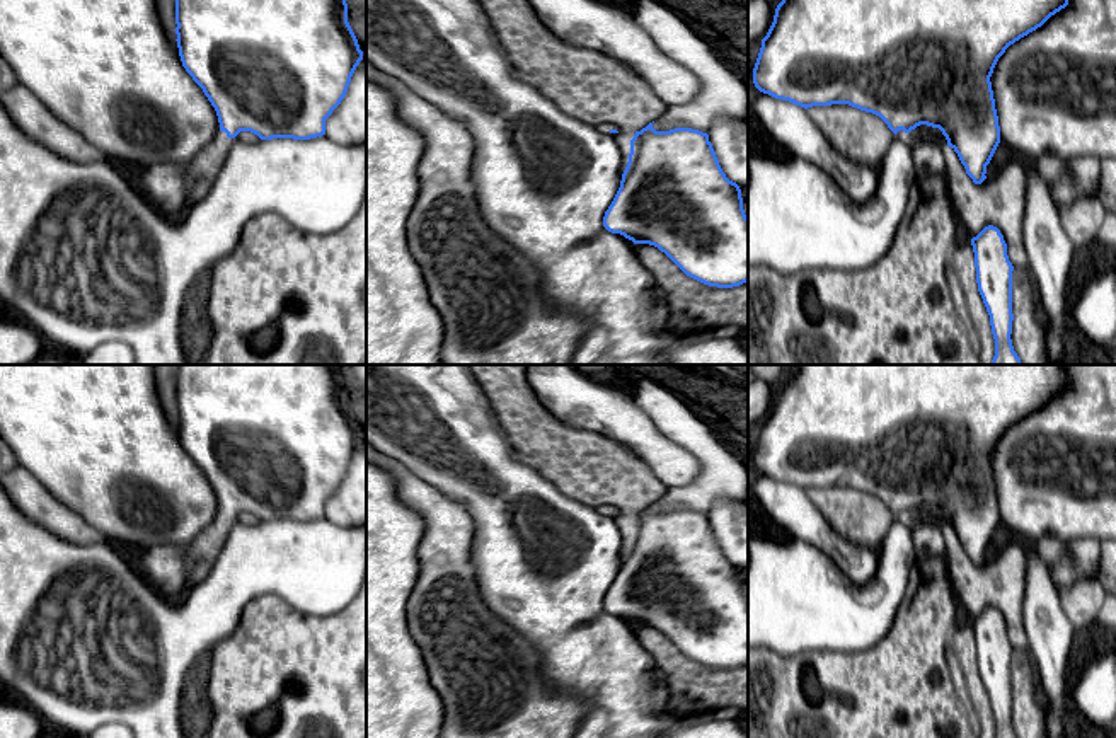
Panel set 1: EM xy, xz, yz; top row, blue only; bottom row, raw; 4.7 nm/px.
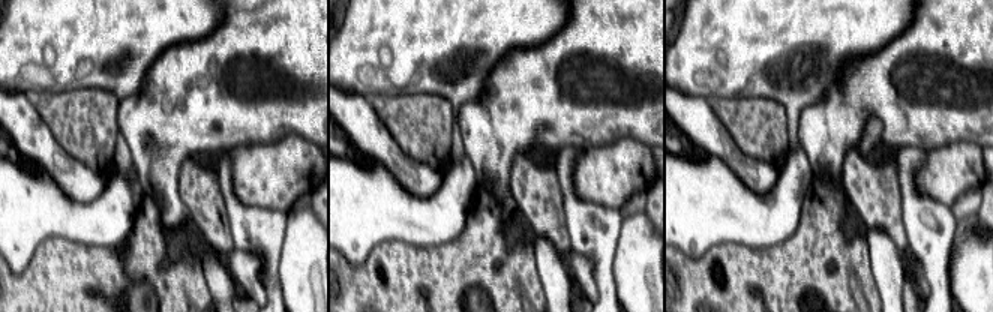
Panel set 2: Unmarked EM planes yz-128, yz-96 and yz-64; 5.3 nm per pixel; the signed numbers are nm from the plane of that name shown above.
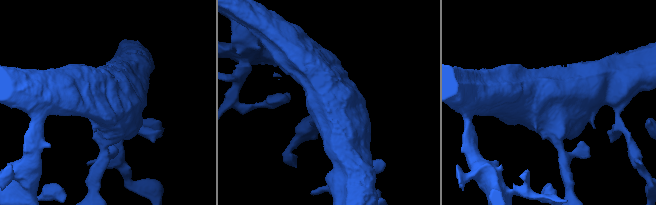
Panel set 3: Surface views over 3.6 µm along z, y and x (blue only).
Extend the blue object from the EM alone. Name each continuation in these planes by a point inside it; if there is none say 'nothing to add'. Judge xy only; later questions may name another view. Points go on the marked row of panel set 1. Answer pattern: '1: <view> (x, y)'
1: xy (203, 169)

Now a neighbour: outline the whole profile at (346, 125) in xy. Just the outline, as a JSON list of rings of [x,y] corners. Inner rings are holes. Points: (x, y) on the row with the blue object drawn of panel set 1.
[[[366,58],[356,66],[344,99],[325,119],[325,136],[337,145],[366,145]]]

